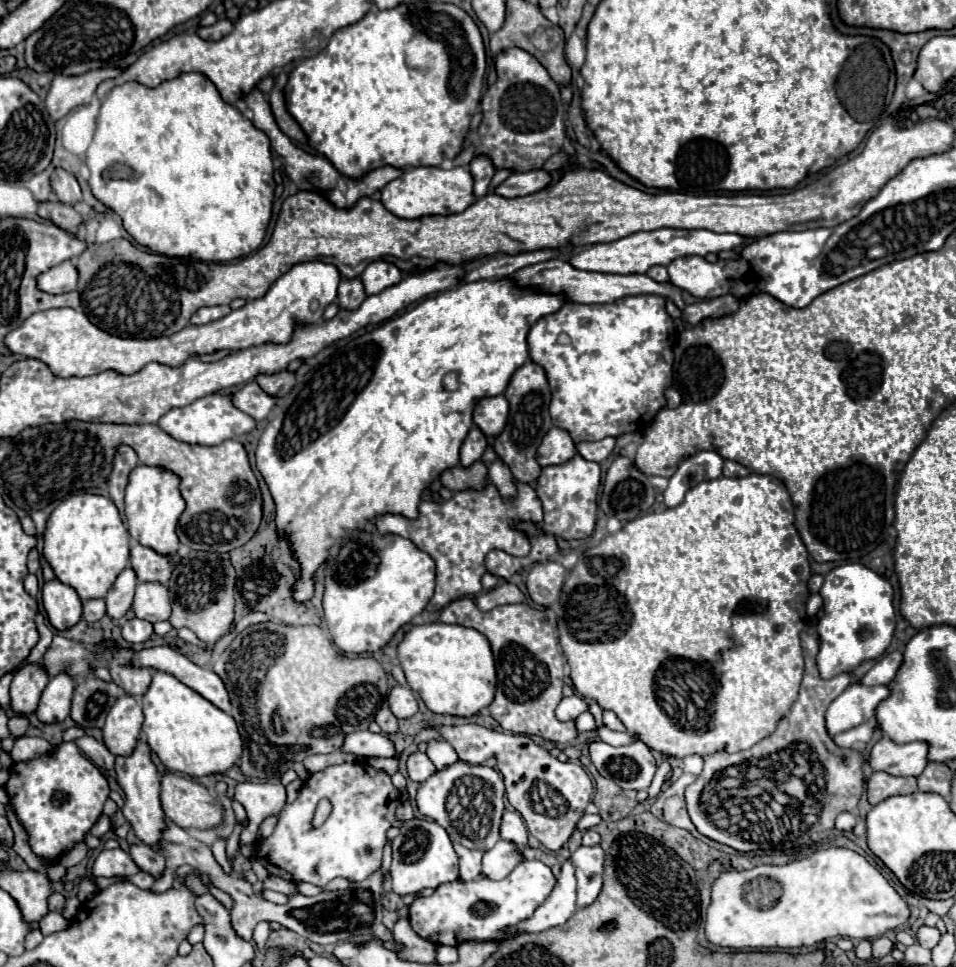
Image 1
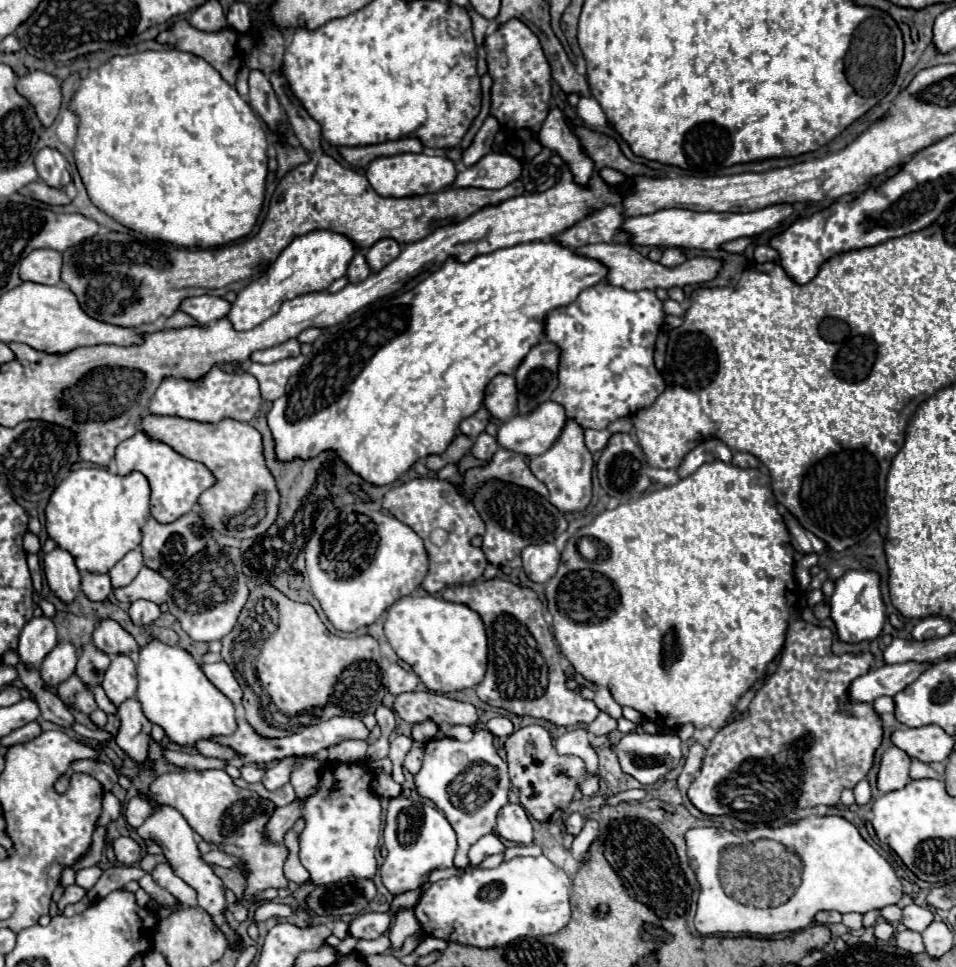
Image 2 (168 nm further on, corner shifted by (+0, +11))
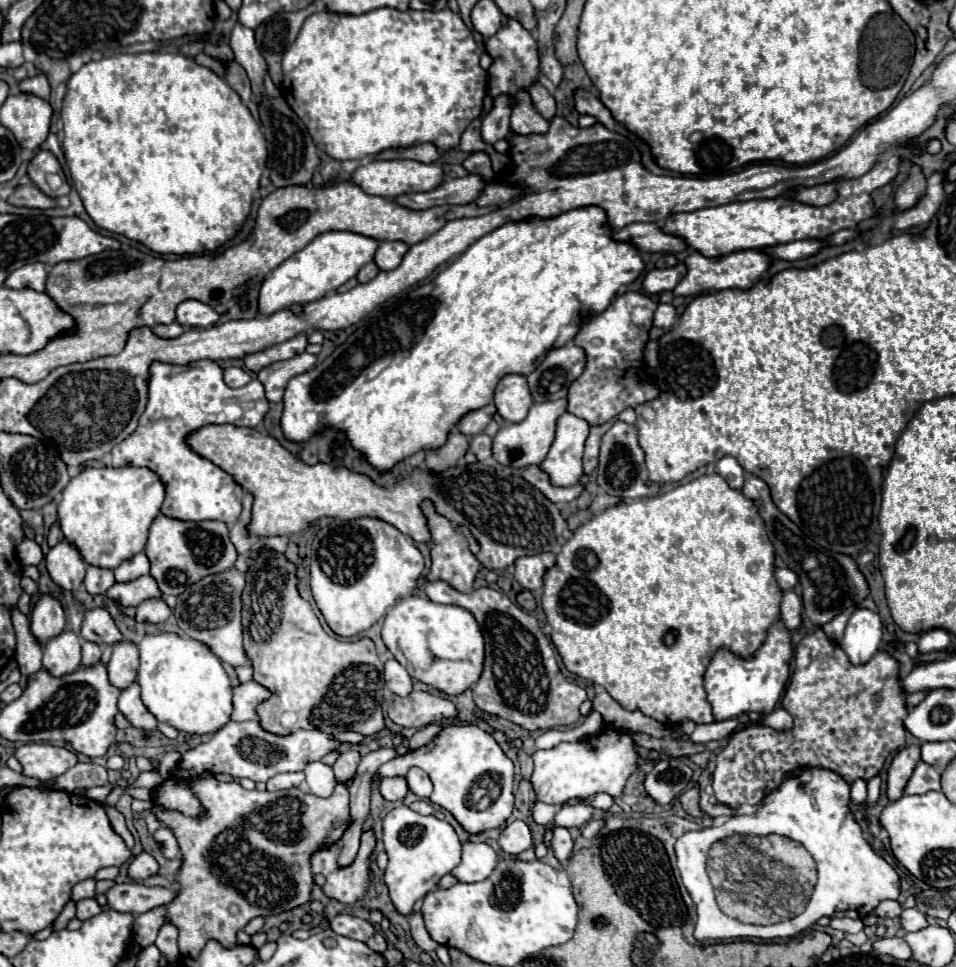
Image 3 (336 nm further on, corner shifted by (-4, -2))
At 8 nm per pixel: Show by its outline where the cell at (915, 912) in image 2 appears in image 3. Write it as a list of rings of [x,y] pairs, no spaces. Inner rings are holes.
[[[903,909],[899,921],[901,921],[903,929],[909,931],[909,933],[921,931],[921,929],[927,927],[927,917],[921,911],[917,911],[917,909]]]

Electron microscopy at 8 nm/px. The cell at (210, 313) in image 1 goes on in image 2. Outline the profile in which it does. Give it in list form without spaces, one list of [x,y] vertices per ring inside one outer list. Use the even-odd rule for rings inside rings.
[[[189,296],[181,302],[181,310],[193,316],[199,324],[209,324],[219,318],[225,318],[229,314],[229,302],[225,298],[217,296]]]

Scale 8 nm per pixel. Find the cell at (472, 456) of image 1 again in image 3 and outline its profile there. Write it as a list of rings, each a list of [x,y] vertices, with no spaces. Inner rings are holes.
[[[491,403],[491,405],[487,405],[487,407],[481,407],[481,409],[477,409],[477,411],[467,413],[467,415],[459,421],[457,429],[459,429],[463,435],[473,437],[473,435],[485,431],[485,427],[487,427],[489,421],[493,419],[493,415],[495,415],[495,405]]]

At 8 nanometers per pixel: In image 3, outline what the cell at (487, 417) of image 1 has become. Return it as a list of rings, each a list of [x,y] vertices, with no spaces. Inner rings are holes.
[[[505,375],[495,389],[495,407],[503,421],[523,421],[533,405],[527,379],[523,375]]]

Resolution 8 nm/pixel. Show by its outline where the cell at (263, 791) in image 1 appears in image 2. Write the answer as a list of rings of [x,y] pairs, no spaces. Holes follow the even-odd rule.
[[[283,758],[277,766],[273,766],[265,772],[261,782],[265,784],[267,790],[277,790],[277,788],[281,788],[283,784],[289,782],[293,770],[295,770],[295,758]]]

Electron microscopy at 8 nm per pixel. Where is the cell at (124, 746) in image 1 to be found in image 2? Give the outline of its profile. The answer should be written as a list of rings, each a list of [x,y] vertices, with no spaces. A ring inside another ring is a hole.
[[[129,654],[111,656],[111,664],[103,674],[103,688],[115,706],[121,704],[125,696],[135,696],[137,672],[135,672],[135,662]]]

